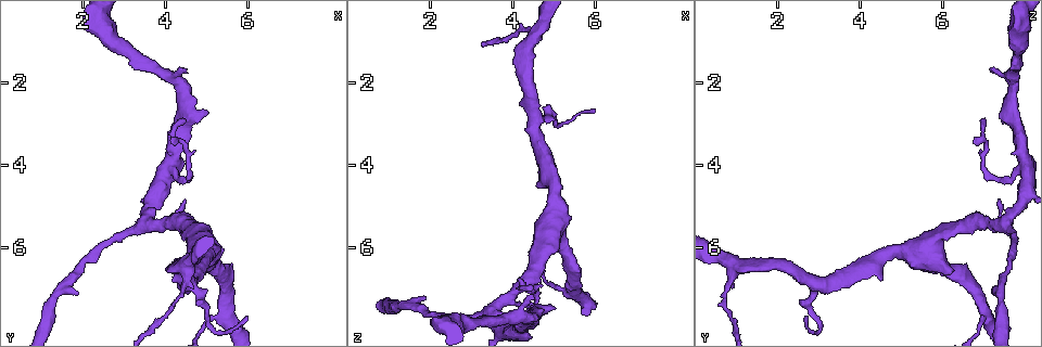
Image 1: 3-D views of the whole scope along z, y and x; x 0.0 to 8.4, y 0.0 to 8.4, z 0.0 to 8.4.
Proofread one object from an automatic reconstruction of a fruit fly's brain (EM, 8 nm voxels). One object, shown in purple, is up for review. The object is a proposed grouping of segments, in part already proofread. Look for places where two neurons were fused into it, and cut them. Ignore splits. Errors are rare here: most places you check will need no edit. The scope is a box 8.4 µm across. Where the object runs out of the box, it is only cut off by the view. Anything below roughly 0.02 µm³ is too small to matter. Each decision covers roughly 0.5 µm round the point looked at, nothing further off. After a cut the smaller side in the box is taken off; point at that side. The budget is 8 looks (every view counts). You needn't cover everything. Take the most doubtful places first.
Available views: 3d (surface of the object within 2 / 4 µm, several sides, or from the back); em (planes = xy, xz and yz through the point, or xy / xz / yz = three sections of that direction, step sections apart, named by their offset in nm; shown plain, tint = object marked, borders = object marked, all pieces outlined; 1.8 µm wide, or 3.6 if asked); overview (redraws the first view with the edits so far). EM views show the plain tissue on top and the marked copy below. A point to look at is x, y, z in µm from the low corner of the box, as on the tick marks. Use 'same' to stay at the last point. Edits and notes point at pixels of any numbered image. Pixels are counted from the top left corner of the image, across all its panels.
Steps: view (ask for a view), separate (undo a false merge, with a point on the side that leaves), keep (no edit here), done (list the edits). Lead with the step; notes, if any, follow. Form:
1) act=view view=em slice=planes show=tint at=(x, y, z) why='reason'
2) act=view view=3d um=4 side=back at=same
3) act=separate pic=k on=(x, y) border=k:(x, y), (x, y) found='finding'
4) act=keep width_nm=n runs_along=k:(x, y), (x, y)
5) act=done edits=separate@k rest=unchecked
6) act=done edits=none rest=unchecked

act=view view=em slice=planes show=tint at=(5.40, 7.50, 7.00) why='three arms meet'

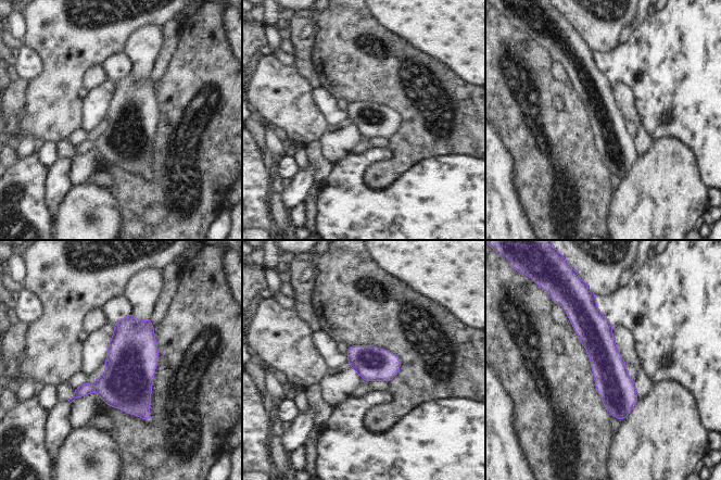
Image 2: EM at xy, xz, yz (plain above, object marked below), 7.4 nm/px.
act=keep runs_along=2:(591, 299), (591, 326), (622, 416) found='all the same neuron'

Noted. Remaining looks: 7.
act=view view=3d um=4 at=(3.55, 5.40, 7.50) why='three arms meet'

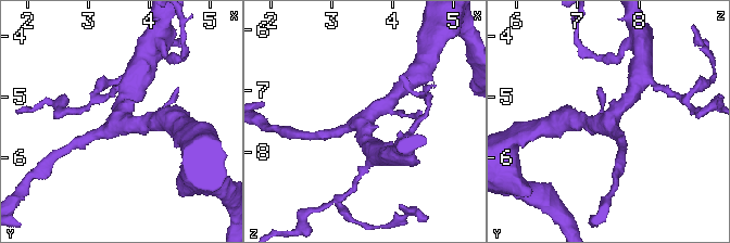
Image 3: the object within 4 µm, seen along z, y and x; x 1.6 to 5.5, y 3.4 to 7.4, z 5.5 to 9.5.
act=view view=em slice=planes show=tint at=(3.60, 5.35, 7.55) why='shape alone is not enough'

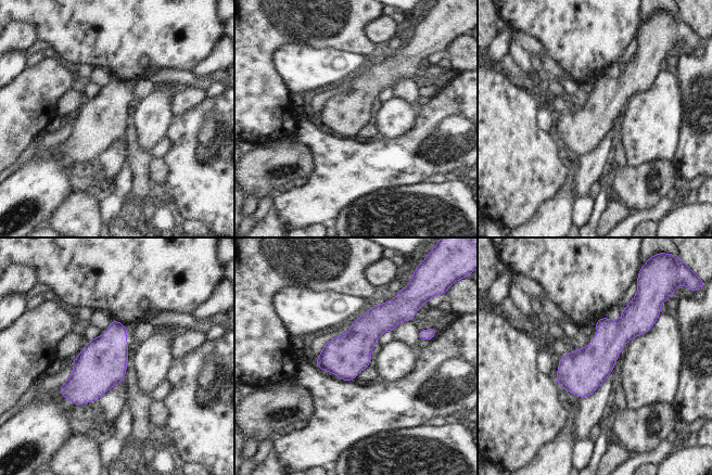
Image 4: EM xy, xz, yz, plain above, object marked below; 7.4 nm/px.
act=keep found='one neuron here'

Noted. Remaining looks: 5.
act=view view=3d um=4 at=(4.50, 2.85, 7.70) why='branch point'

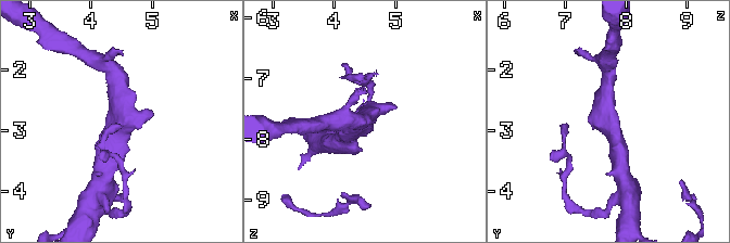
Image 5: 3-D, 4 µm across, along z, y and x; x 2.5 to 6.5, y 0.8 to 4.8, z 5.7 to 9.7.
act=view view=em slice=xz step=16 show=tint at=(4.50, 2.85, 7.65) why='now the EM'

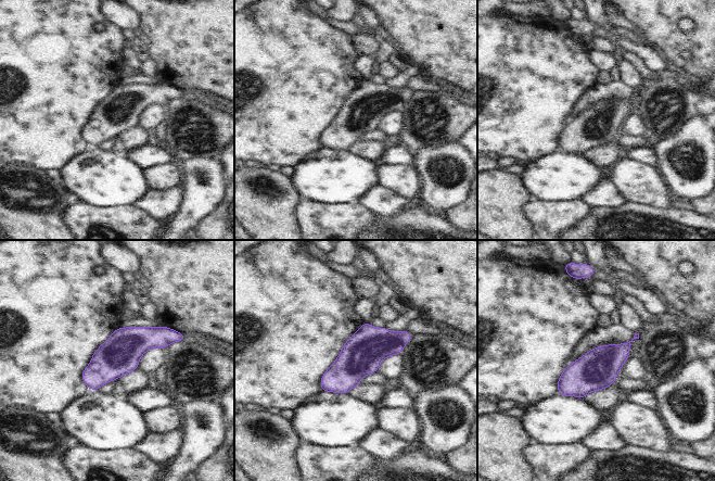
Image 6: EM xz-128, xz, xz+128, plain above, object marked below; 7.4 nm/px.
act=view view=em slice=planes show=tint at=same why='cut it another way'

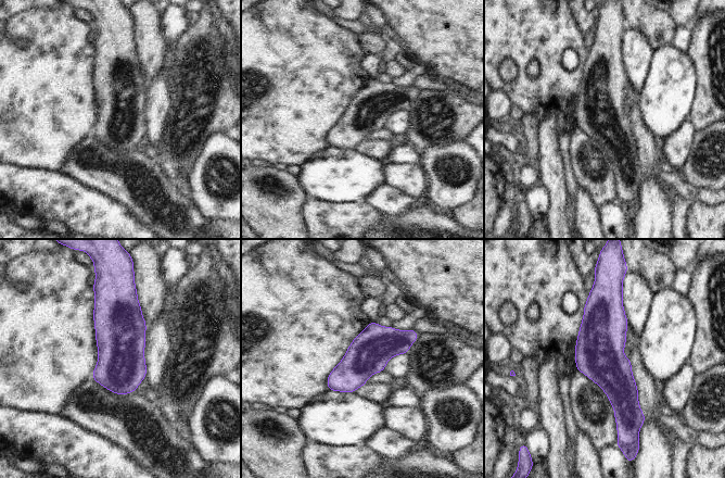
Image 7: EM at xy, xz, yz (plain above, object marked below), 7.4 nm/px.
act=keep runs_along=7:(600, 296), (622, 424) found='one neuron here'

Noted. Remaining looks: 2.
act=done edits=none rest=unchecked

